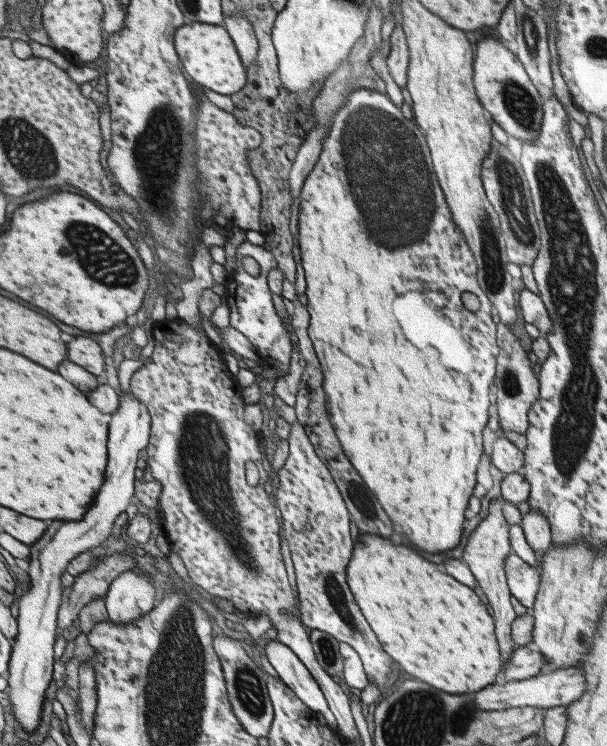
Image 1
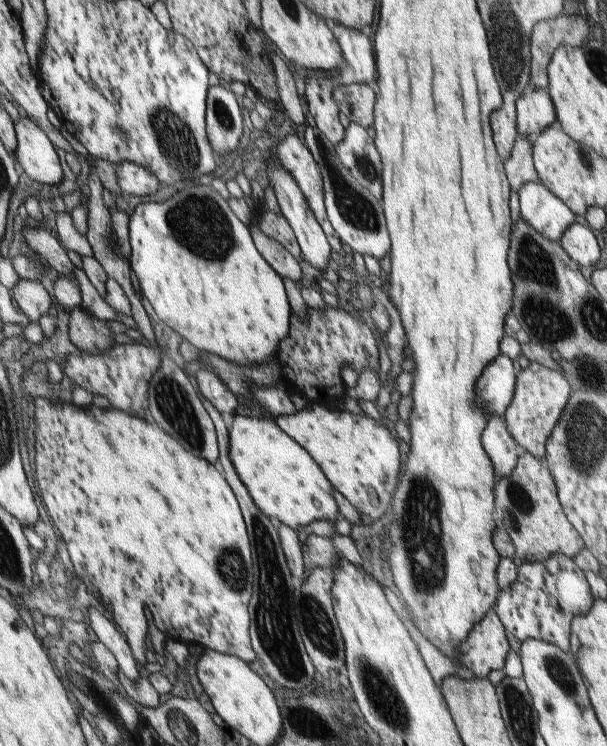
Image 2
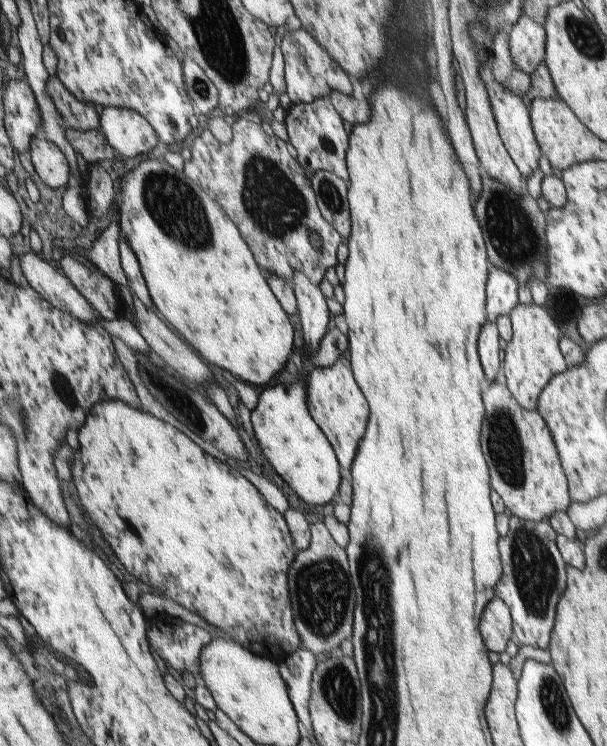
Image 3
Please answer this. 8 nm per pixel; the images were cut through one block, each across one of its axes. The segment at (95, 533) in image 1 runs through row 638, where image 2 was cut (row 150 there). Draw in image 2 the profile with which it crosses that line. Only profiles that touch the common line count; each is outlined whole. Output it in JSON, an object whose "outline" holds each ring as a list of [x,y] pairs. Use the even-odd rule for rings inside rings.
{"outline":[[[30,117],[16,122],[16,160],[33,181],[58,186],[64,177],[59,154],[50,136],[35,123]]]}

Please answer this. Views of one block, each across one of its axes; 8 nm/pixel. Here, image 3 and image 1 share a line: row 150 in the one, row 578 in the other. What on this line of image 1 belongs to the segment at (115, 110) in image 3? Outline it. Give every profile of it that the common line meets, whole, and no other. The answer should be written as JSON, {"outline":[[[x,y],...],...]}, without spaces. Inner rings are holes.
{"outline":[[[138,569],[128,570],[118,576],[105,596],[110,620],[118,624],[129,624],[155,607],[158,591],[147,573]]]}

